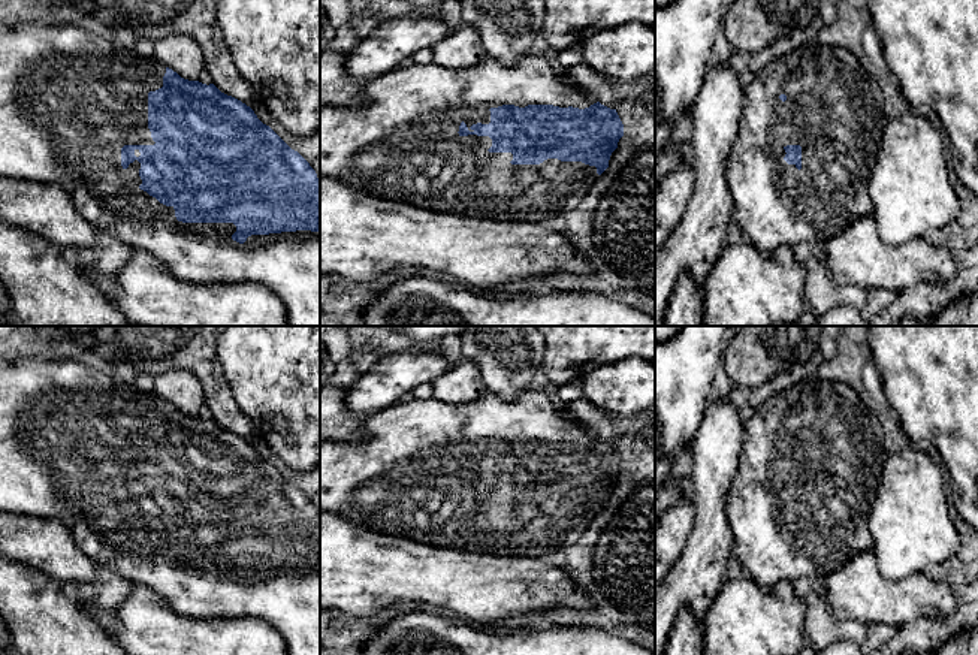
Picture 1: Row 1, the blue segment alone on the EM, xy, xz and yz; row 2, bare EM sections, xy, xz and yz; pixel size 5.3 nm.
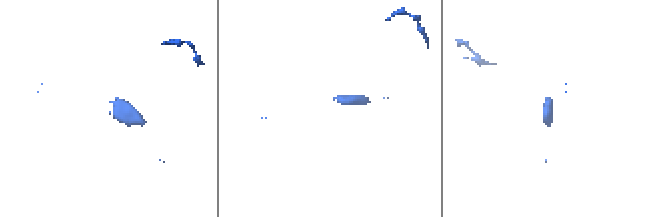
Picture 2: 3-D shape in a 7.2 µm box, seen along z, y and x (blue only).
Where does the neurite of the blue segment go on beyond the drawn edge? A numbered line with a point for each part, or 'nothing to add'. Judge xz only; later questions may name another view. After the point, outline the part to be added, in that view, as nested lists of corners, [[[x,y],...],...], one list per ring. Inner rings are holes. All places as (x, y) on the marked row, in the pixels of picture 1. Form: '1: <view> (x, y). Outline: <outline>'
1: xz (401, 144). Outline: [[[526,55],[517,61],[516,66],[499,66],[496,60],[486,57],[482,63],[465,69],[447,69],[435,61],[428,64],[414,64],[411,67],[396,67],[372,81],[365,81],[363,87],[365,100],[357,108],[322,108],[320,109],[320,176],[339,179],[342,184],[365,191],[369,196],[381,197],[389,202],[407,203],[411,206],[432,209],[443,214],[456,214],[471,218],[485,218],[492,221],[526,221],[526,223],[546,223],[561,224],[562,217],[576,209],[583,197],[589,193],[598,179],[597,167],[582,162],[561,162],[558,159],[547,159],[540,164],[511,164],[511,153],[489,153],[492,139],[489,136],[477,136],[470,127],[473,124],[490,123],[490,108],[502,105],[514,105],[525,108],[528,105],[553,105],[559,108],[579,108],[585,109],[597,103],[597,99],[580,90],[573,84],[564,72],[555,72],[547,60],[540,55]]]

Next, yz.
1: yz (835, 111). Outline: [[[800,39],[791,52],[769,61],[758,73],[755,73],[752,82],[745,88],[745,102],[739,118],[739,133],[733,142],[733,148],[727,160],[727,181],[733,197],[733,218],[739,223],[743,239],[755,245],[760,253],[767,257],[773,256],[779,247],[794,247],[802,242],[818,250],[828,239],[845,232],[855,220],[866,215],[873,215],[873,202],[870,199],[869,184],[887,121],[888,117],[884,111],[884,96],[878,78],[870,73],[848,49]],[[787,145],[802,147],[800,170],[796,164],[788,164],[784,160],[787,154],[784,148]]]

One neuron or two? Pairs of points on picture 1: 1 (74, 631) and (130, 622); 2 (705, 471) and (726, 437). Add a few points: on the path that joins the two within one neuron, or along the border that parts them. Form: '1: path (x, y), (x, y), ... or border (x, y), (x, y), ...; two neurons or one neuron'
1: border (103, 627), (114, 639); two neurons
2: path (714, 462), (717, 446); one neuron

